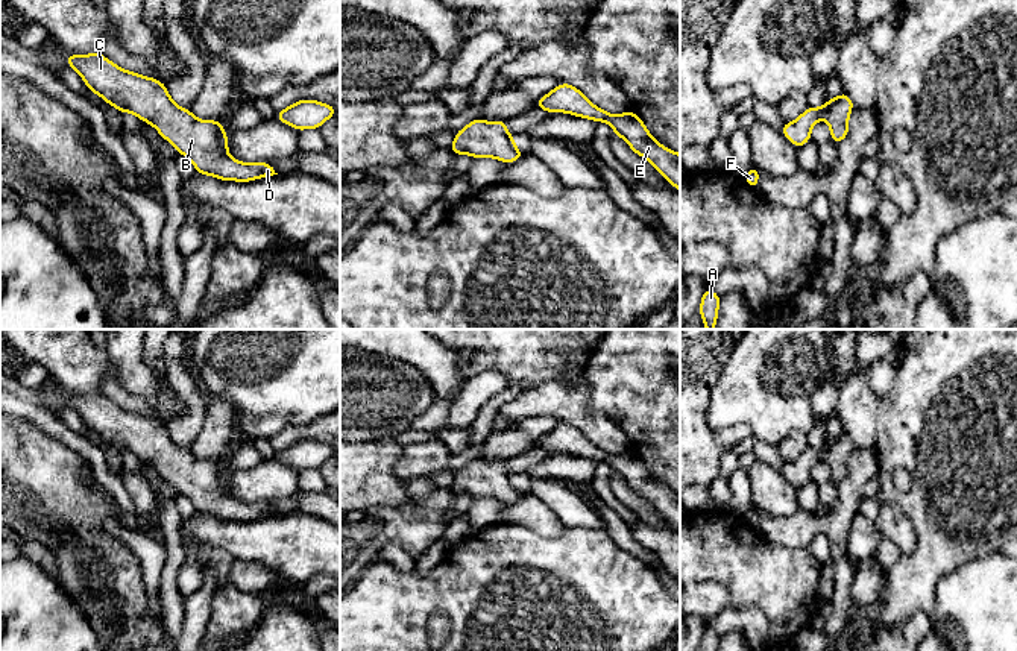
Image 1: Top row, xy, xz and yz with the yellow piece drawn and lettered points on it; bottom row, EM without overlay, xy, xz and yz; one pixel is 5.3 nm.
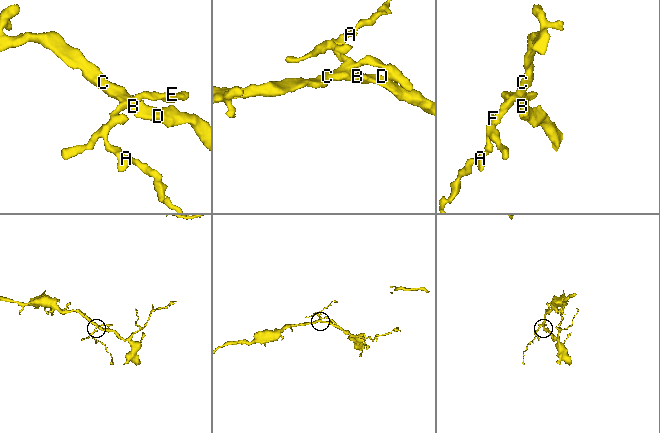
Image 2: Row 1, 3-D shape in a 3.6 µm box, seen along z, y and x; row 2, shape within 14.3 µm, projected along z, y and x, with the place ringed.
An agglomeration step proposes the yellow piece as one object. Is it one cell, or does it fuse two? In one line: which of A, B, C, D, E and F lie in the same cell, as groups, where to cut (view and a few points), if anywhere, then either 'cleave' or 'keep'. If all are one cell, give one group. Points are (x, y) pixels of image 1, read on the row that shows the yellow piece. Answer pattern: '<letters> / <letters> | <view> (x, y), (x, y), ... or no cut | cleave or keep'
A B C D E F | no cut | keep

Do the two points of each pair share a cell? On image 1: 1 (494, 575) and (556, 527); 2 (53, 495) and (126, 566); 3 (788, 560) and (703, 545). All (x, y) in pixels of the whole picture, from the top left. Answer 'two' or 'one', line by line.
1: two
2: one
3: one

